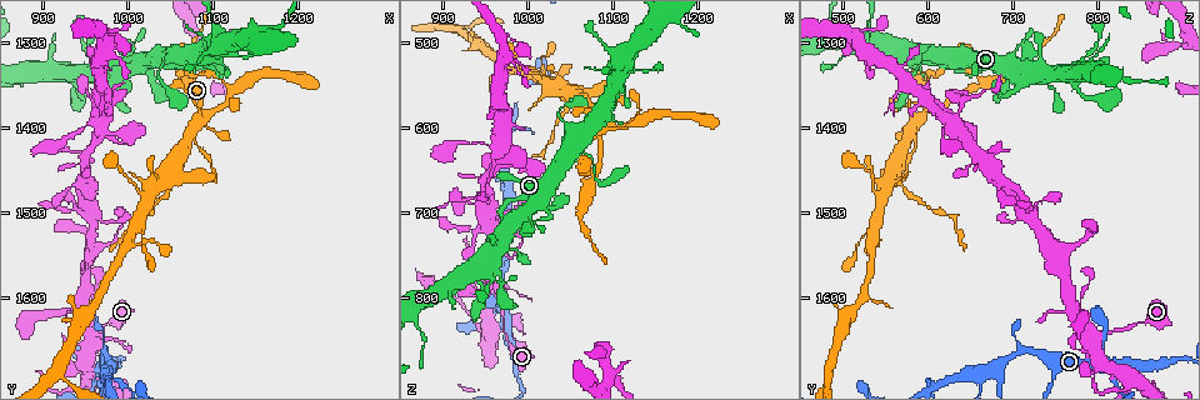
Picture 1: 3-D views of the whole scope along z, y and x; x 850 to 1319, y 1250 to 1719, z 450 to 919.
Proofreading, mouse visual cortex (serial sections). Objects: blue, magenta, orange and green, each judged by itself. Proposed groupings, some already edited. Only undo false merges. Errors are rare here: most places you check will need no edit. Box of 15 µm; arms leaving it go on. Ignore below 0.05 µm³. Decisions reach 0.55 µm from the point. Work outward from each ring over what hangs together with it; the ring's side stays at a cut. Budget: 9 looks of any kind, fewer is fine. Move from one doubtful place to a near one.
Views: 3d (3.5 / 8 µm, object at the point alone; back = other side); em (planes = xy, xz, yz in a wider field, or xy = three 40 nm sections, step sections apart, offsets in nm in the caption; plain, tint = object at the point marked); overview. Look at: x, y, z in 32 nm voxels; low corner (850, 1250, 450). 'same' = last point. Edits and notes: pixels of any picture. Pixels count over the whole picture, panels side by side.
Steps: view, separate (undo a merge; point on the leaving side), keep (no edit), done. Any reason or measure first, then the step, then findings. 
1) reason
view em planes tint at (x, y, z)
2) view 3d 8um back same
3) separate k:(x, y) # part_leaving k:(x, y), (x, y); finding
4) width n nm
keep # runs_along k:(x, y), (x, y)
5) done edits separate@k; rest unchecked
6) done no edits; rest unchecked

thick turns thin
view 3d 3.5um at (970, 1695, 665)

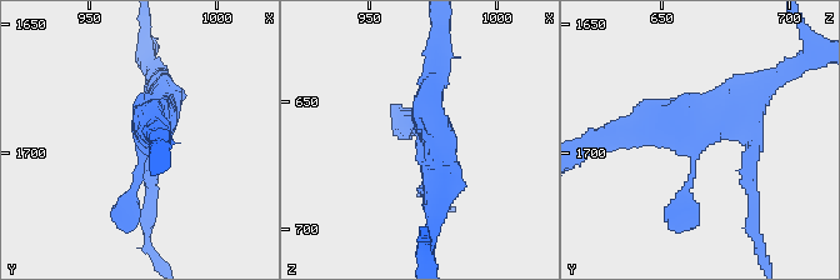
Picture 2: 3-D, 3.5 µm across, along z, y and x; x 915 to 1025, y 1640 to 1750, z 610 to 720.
view em xy step 1 tint at (972, 1698, 662)

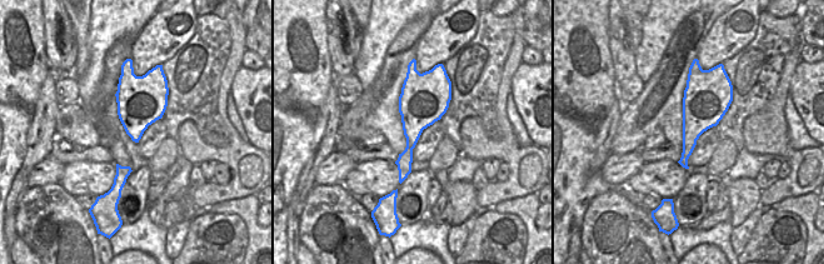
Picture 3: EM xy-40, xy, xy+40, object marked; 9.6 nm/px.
cut it another way
view em xy step 5 tint same

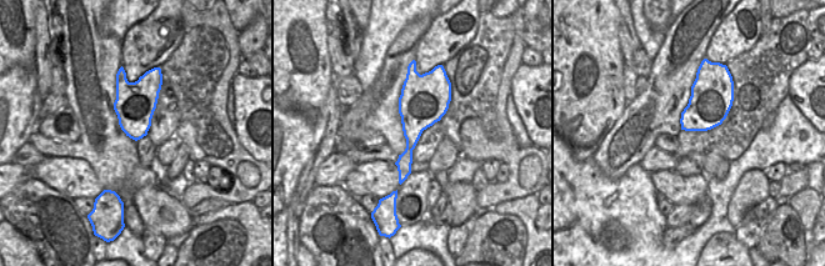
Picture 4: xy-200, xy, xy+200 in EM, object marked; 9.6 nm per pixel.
keep # runs_along 2:(743, 100), (698, 124), (695, 170), (675, 196); one cell here

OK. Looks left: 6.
abrupt turn
view 3d 3.5um at (1030, 1475, 555)

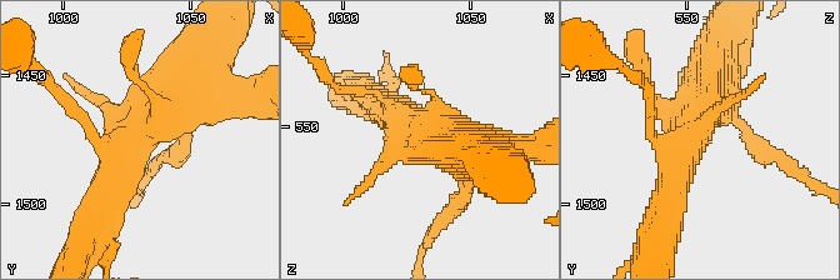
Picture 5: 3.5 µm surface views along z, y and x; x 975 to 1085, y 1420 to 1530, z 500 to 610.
view em planes tint at (1028, 1472, 551)

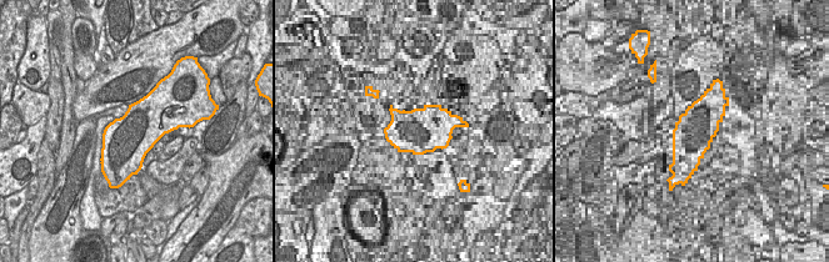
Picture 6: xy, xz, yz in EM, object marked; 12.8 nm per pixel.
keep # runs_along 5:(199, 53), (115, 188); one cell here

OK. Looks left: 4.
a narrow waist
view 3d 8um at (980, 1695, 600)

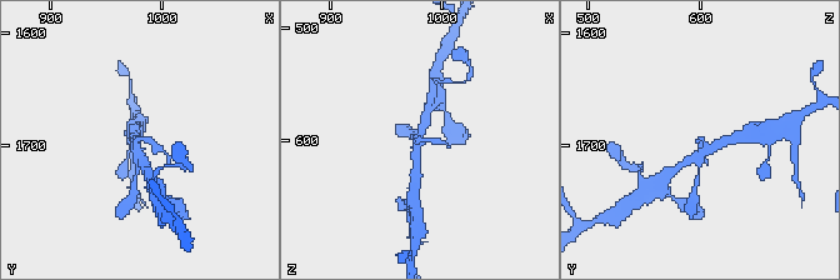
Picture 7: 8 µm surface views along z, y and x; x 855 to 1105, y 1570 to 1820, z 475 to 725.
arms 3; arm_widths 200, 250, 300 nm
view em planes tint at (976, 1696, 604)

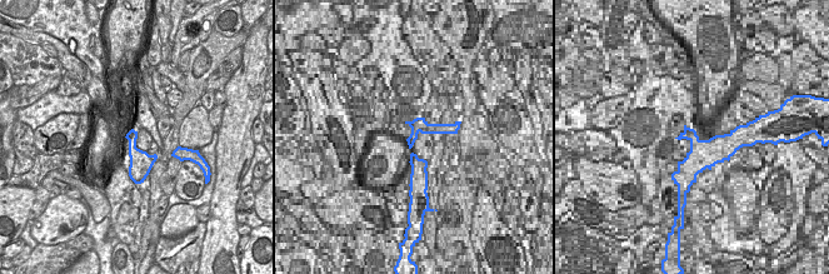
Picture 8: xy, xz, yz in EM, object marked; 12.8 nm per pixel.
keep # runs_along 7:(418, 173), (414, 144), (446, 143); one cell here

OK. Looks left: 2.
a narrow waist
view em xy step 5 tint at (960, 1390, 630)

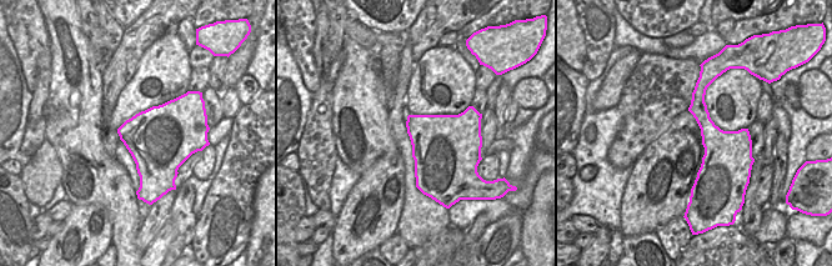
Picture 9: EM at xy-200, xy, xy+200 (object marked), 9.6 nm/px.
see where the arms go
view 3d 3.5um same

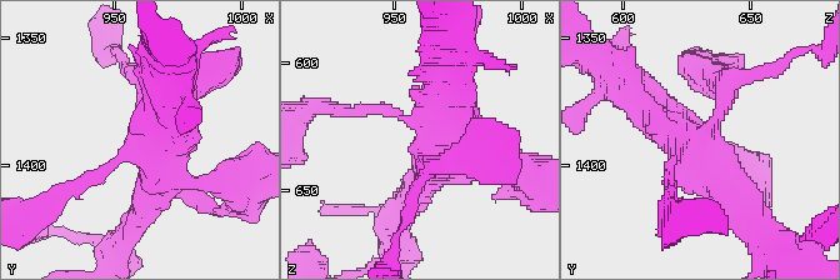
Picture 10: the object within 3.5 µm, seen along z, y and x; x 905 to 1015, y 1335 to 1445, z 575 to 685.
width 550 nm
keep # runs_along 10:(749, 216), (689, 144), (634, 98); continuous, no second cell

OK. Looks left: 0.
done no edits; rest unchecked

